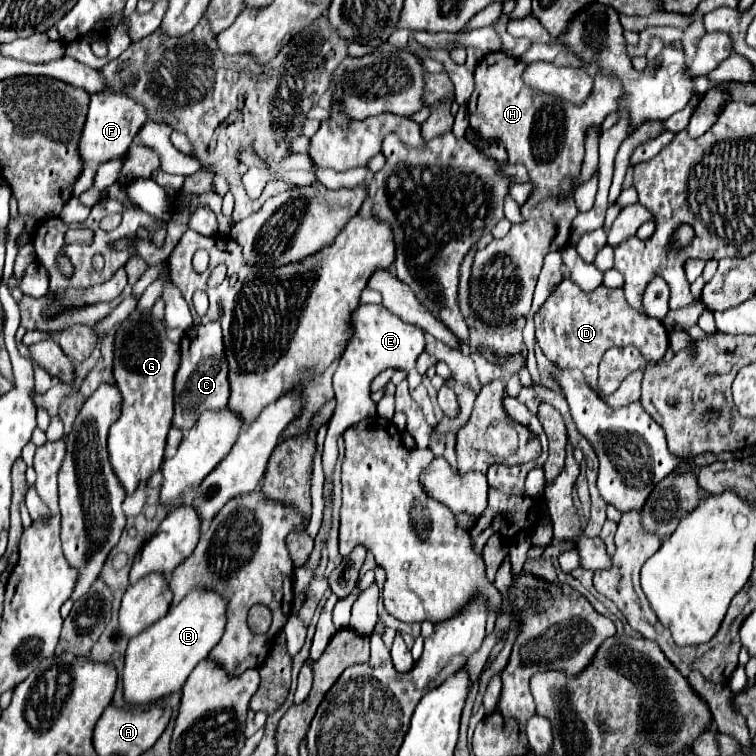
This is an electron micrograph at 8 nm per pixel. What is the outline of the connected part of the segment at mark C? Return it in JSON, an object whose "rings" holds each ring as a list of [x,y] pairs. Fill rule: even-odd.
{"rings":[[[208,322],[200,326],[192,326],[186,330],[180,342],[182,362],[176,374],[176,392],[174,392],[174,420],[172,424],[182,432],[188,432],[190,426],[200,418],[204,410],[222,410],[228,406],[230,398],[230,382],[228,382],[228,366],[224,358],[222,330],[218,322]]]}

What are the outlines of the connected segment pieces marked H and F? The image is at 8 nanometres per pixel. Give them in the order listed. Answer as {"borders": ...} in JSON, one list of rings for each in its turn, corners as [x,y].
{"borders":[[[[504,52],[486,54],[474,72],[476,90],[468,102],[472,130],[478,130],[486,140],[502,140],[510,152],[508,162],[524,164],[534,184],[534,196],[522,206],[526,222],[514,224],[506,238],[492,240],[486,248],[478,250],[474,258],[470,304],[474,312],[492,326],[510,324],[514,318],[528,314],[542,260],[548,252],[566,246],[572,220],[578,214],[574,198],[558,198],[560,180],[580,176],[586,130],[600,128],[604,118],[616,112],[620,102],[620,82],[616,82],[616,78],[598,74],[586,102],[572,104],[526,86],[522,80],[524,66],[524,62]]],[[[102,92],[102,94],[92,94],[90,98],[90,108],[88,108],[88,118],[84,124],[84,132],[80,138],[80,156],[84,162],[108,162],[112,158],[120,158],[128,152],[132,140],[140,132],[140,128],[146,124],[148,114],[144,106],[140,106],[136,100],[128,98],[126,94],[120,92]]]]}

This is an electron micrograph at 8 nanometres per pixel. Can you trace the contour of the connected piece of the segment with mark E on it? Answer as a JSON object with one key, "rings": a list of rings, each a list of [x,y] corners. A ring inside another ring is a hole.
{"rings":[[[362,304],[354,312],[352,322],[354,322],[354,336],[348,342],[348,346],[340,358],[338,370],[334,372],[334,378],[332,378],[332,386],[334,386],[334,394],[336,394],[334,398],[336,398],[338,406],[330,420],[326,442],[324,442],[322,460],[324,460],[326,478],[332,476],[332,470],[334,470],[336,458],[338,458],[338,446],[336,446],[338,436],[344,430],[348,430],[348,426],[354,426],[356,422],[376,414],[374,402],[370,400],[370,382],[388,368],[406,372],[409,388],[416,388],[422,382],[422,376],[416,370],[416,360],[424,352],[426,340],[424,340],[424,332],[418,326],[402,322],[400,318],[396,318],[396,314],[392,314],[382,304],[380,306]]]}

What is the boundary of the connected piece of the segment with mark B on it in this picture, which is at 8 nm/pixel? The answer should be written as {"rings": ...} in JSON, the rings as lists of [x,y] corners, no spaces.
{"rings":[[[190,590],[184,600],[180,600],[176,606],[168,610],[164,618],[160,618],[156,624],[152,624],[148,630],[144,630],[140,636],[130,638],[128,650],[126,650],[126,664],[124,664],[124,698],[132,704],[148,704],[158,698],[164,698],[176,690],[180,690],[190,676],[190,672],[196,668],[198,662],[206,660],[210,650],[220,642],[226,626],[226,602],[220,598],[220,594],[212,590]]]}

